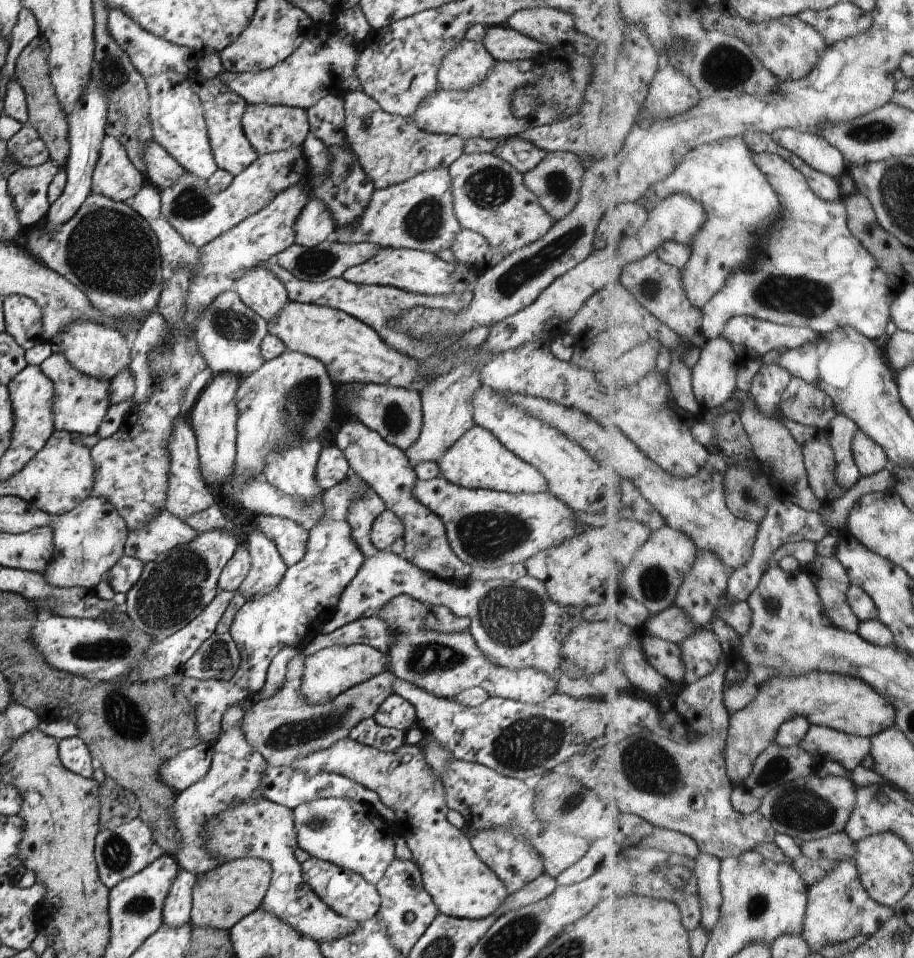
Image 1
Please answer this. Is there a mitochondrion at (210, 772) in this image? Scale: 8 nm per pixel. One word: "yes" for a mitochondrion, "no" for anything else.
no

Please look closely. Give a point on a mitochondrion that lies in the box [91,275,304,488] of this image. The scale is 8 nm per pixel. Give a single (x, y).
(229, 325)

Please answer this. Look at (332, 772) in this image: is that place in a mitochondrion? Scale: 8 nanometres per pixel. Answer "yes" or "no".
no

